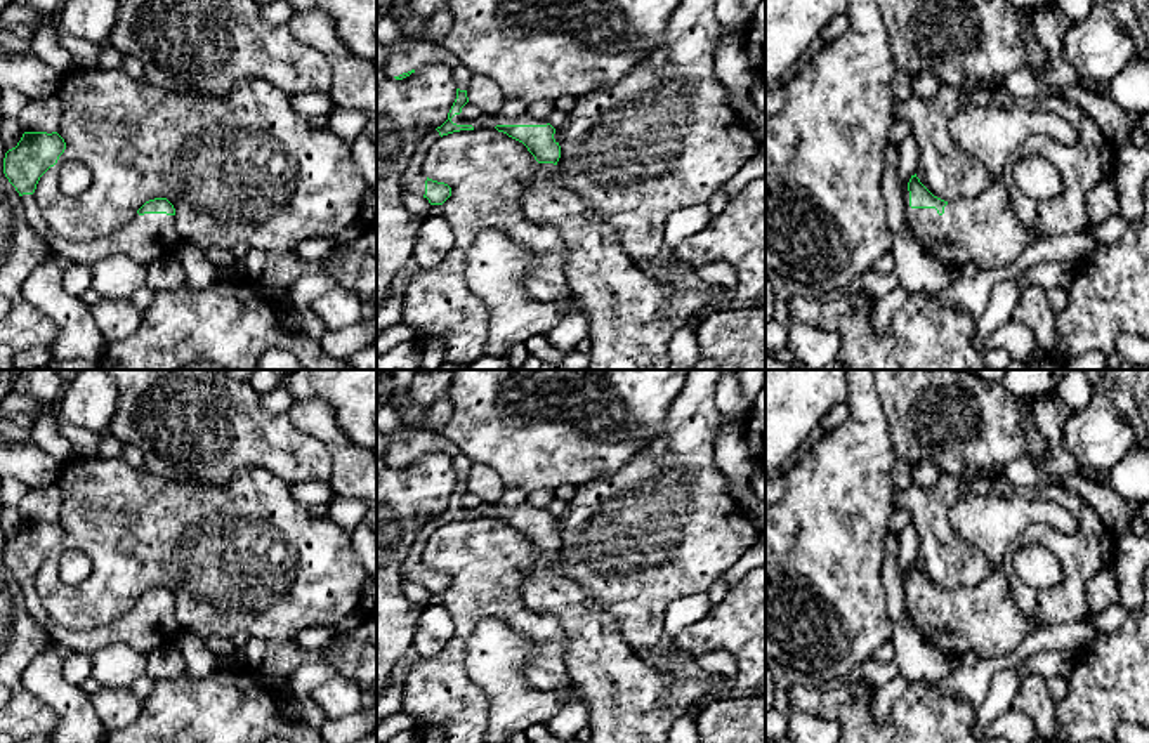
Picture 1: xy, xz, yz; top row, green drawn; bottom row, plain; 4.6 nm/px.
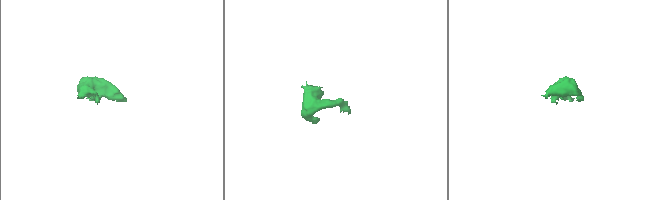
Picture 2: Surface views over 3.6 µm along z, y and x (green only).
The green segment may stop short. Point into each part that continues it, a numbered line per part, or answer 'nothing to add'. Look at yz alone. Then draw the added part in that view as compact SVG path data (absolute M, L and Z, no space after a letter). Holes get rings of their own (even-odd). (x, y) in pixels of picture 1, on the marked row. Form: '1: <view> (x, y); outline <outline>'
1: yz (986, 231); outline M972 101L958 109L949 122L949 135L958 148L991 172L993 181L974 200L948 201L942 215L936 208L911 208L909 191L903 191L908 229L929 255L956 269L967 262L974 262L979 269L993 269L1014 262L1031 243L1038 241L1010 207L1003 165L1028 137L1040 134L1066 146L1078 142L1078 128L1066 116L1048 109L1003 108L989 101Z

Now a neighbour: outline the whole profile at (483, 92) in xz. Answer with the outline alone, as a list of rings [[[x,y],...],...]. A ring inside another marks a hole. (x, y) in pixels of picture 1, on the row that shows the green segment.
[[[472,75],[467,87],[467,97],[469,102],[477,106],[484,115],[496,115],[505,102],[505,95],[498,85],[493,80],[479,75]]]

